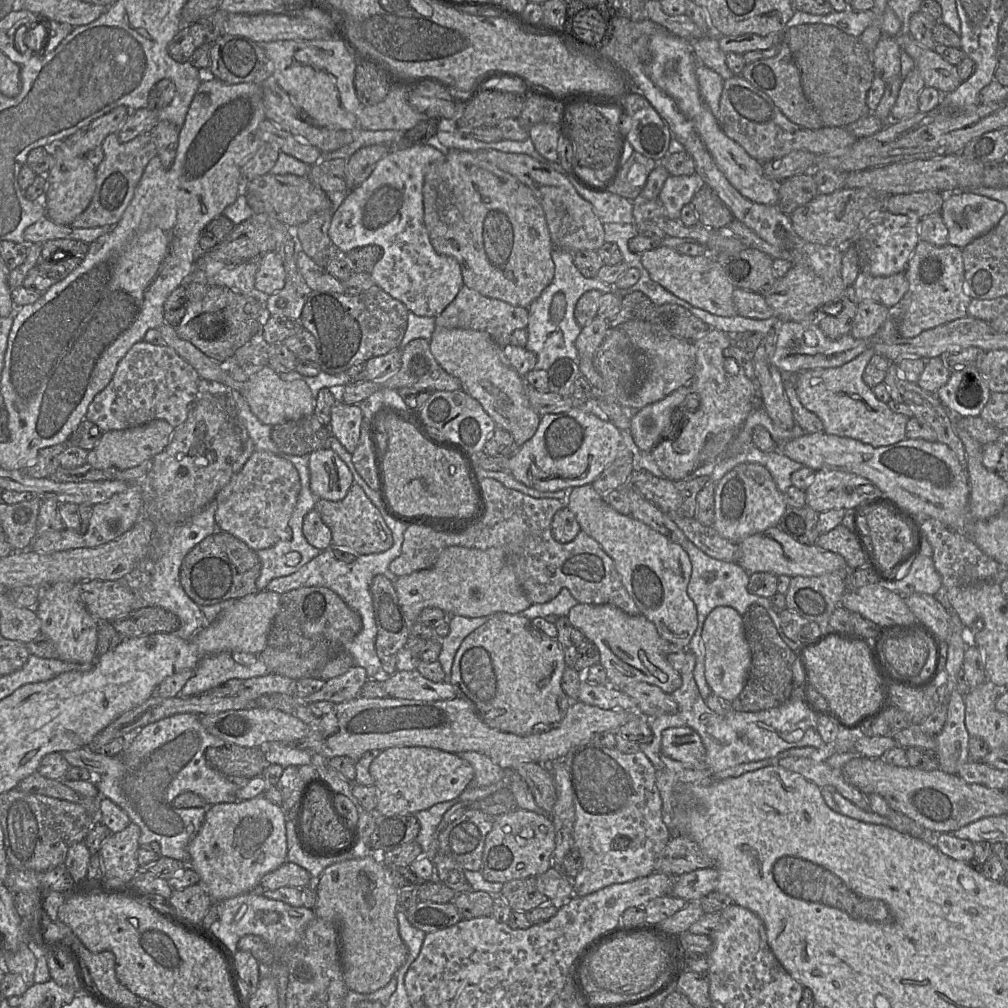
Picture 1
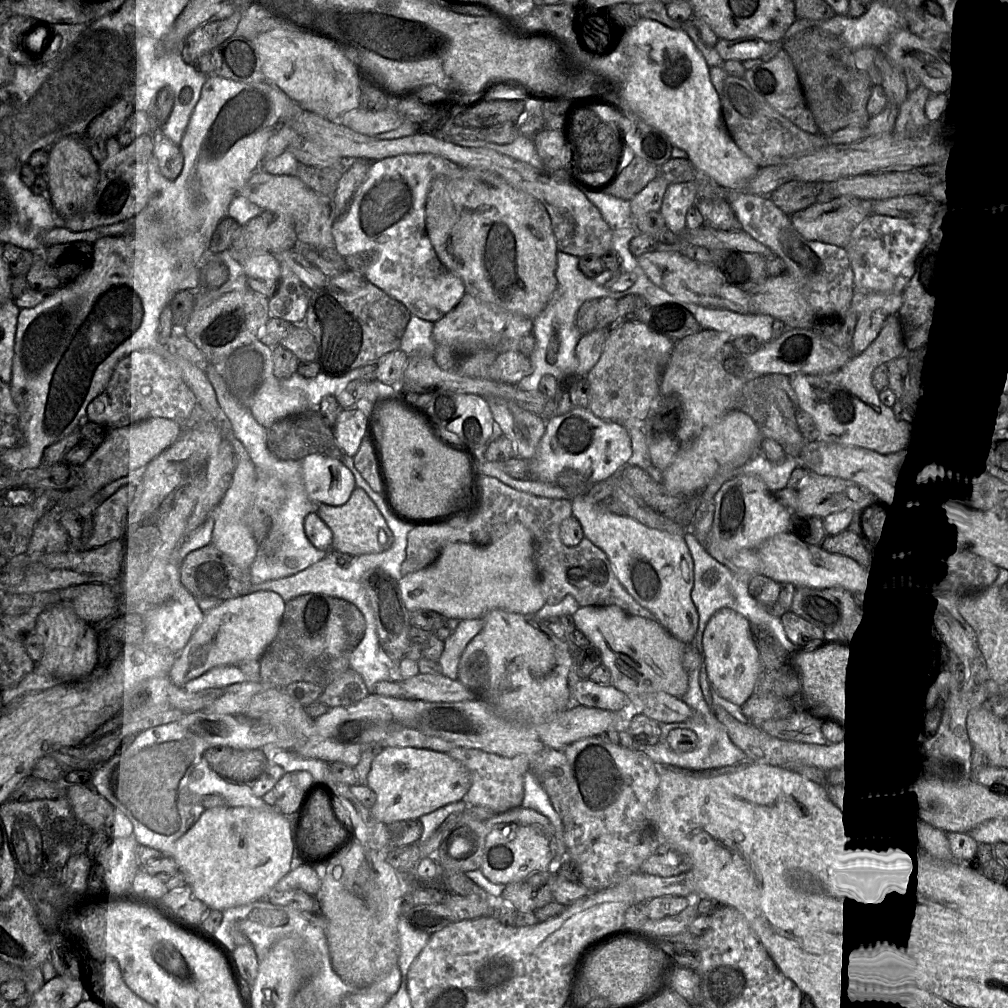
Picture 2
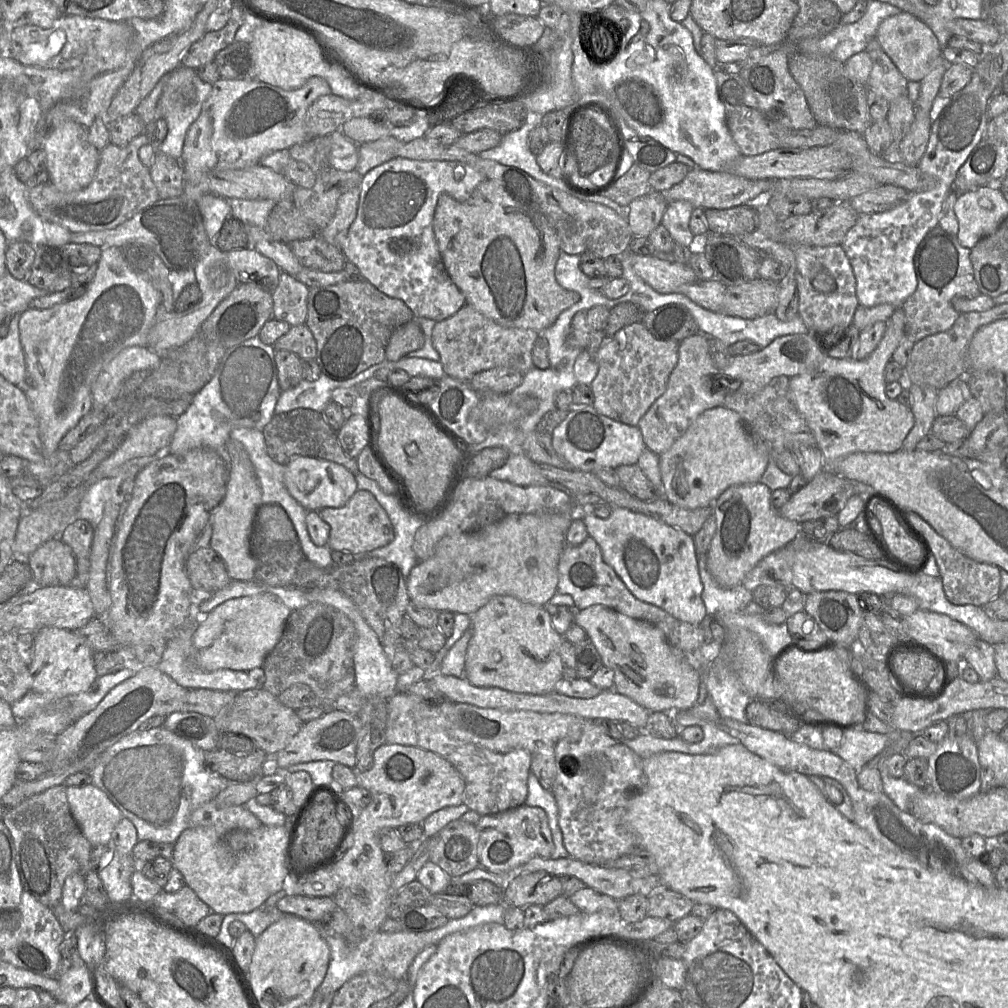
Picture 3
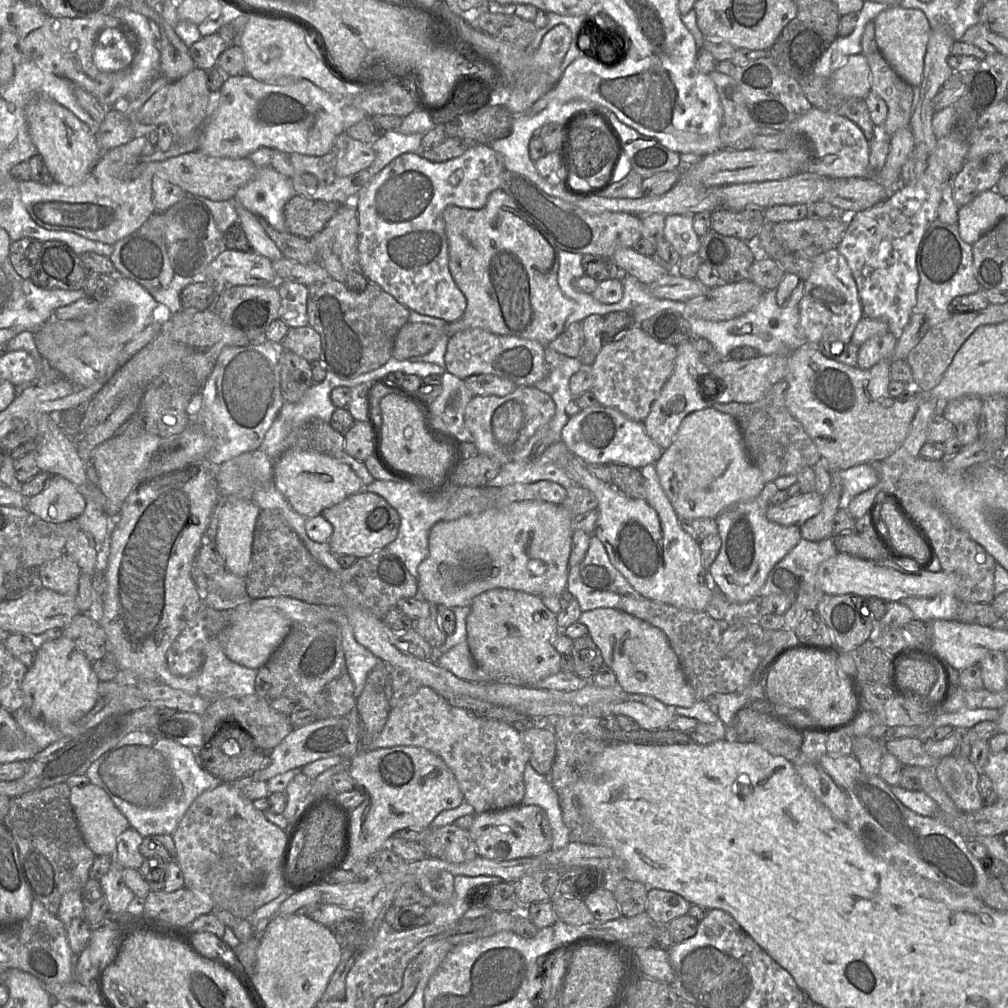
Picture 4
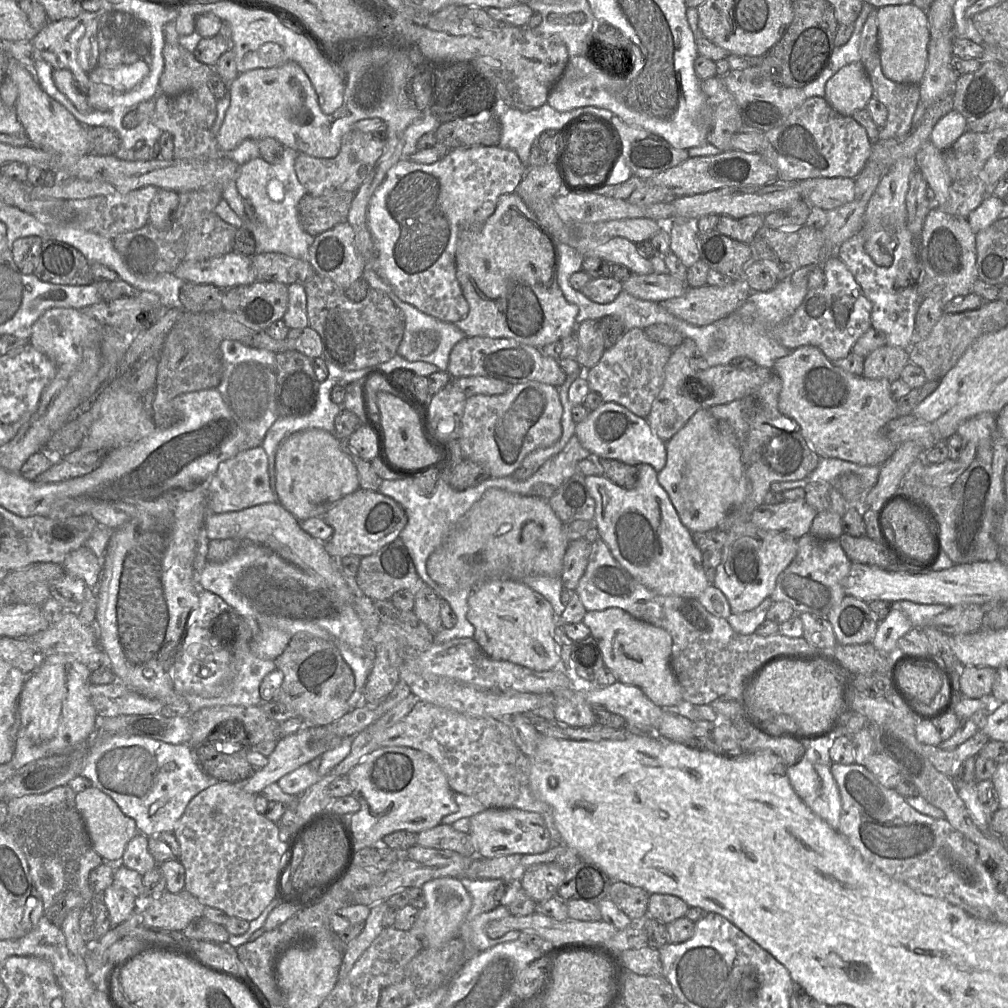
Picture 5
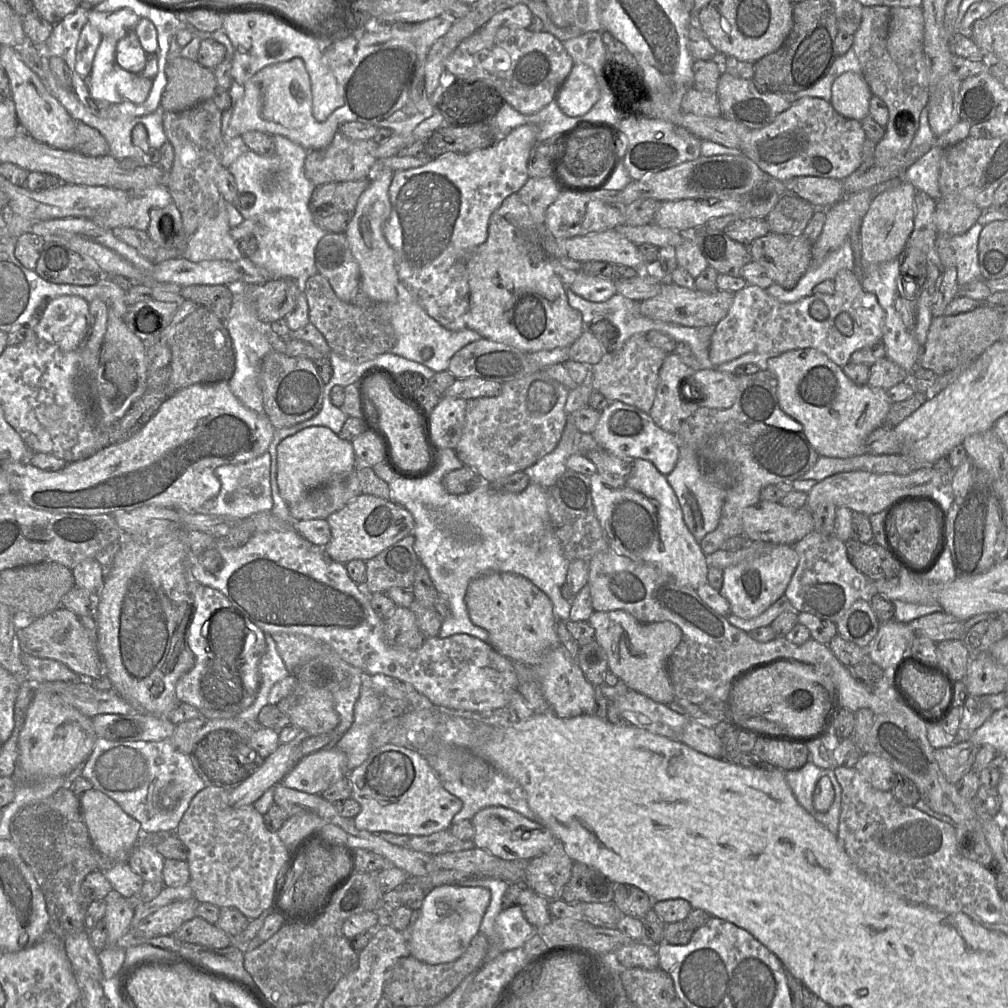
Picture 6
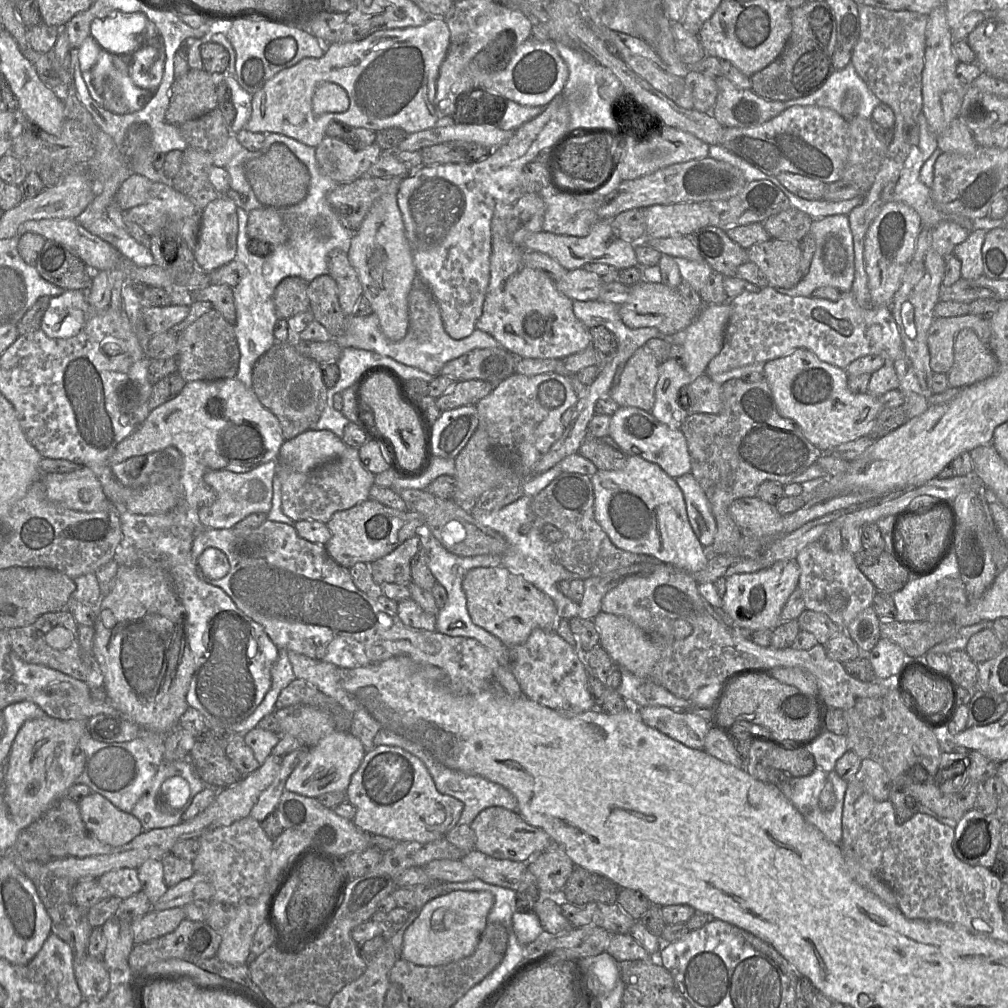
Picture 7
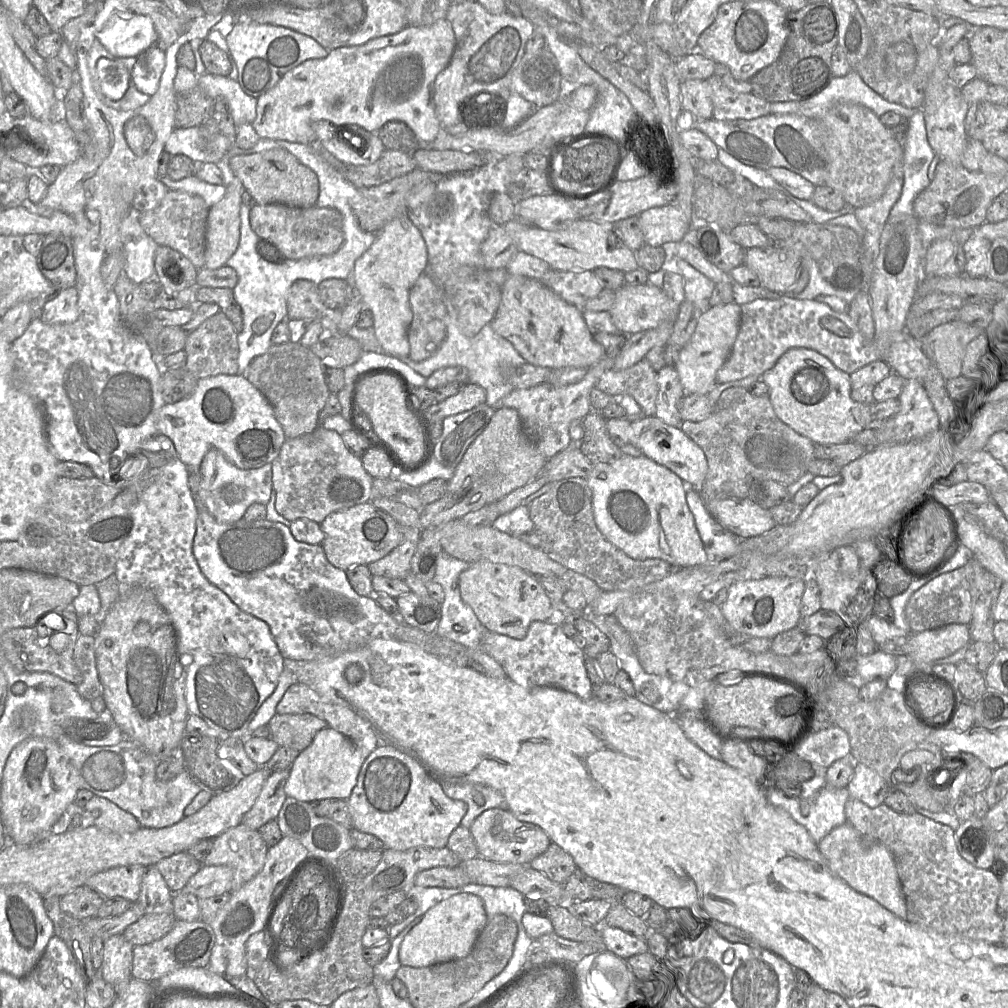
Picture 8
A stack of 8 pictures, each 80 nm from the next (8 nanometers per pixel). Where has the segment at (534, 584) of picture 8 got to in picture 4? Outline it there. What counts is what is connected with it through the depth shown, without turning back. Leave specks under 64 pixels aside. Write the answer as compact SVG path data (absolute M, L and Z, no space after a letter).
M495 588L477 595L467 617L467 638L475 665L487 675L488 682L514 686L534 686L540 680L561 670L561 655L555 648L559 628L557 616L545 606L542 598L522 591Z

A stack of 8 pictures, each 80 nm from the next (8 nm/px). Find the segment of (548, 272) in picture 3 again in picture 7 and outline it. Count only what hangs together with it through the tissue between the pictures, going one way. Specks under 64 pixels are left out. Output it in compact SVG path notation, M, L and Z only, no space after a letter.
M498 203L494 210L490 282L475 328L491 335L518 358L562 359L581 352L592 345L590 329L576 317L573 300L559 292L555 281L525 264L525 249L515 245L508 235L513 207L514 203Z

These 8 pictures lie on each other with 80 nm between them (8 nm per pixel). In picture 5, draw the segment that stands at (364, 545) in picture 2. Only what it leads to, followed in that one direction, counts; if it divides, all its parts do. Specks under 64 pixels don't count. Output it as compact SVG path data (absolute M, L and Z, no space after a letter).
M358 489L331 505L324 519L333 528L333 535L324 547L335 560L350 555L372 555L396 540L407 524L407 515L396 501L378 491L364 489Z

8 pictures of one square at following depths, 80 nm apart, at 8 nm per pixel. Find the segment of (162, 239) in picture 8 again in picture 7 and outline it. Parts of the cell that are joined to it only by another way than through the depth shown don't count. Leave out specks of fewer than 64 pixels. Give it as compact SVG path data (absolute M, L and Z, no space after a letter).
M154 182L150 198L142 205L125 211L124 217L138 224L150 237L165 226L174 226L177 233L194 251L201 227L202 213L200 209L184 194L176 191L170 184Z

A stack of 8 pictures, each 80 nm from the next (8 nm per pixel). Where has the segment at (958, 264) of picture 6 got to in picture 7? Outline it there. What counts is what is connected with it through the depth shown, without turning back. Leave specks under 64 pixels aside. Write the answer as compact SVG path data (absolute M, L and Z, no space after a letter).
M976 228L970 232L969 237L958 244L953 255L961 261L961 278L976 279L983 274L982 246L986 230Z

